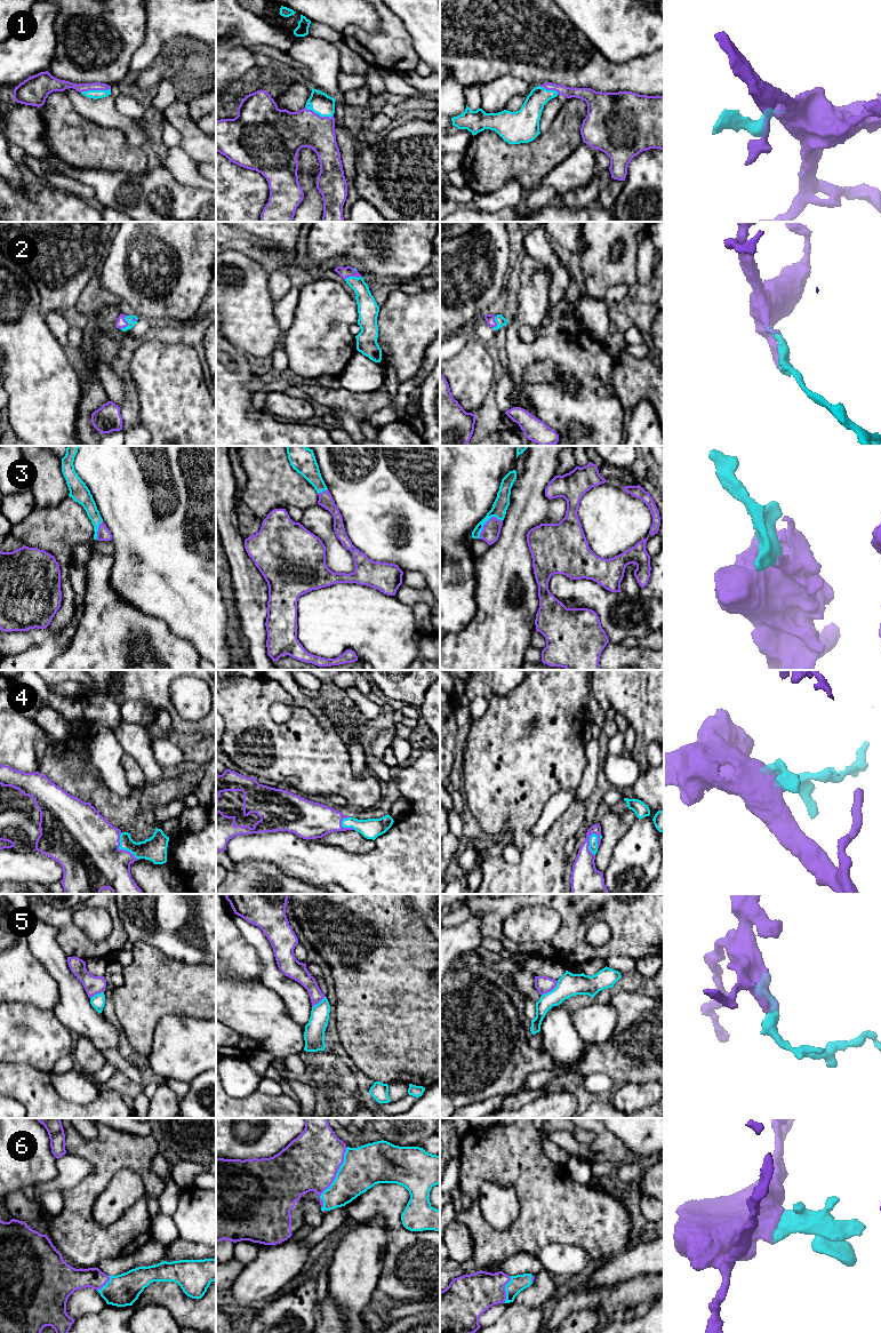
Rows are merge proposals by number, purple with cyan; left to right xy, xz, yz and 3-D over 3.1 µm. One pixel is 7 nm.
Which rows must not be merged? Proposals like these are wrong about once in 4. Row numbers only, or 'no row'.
5

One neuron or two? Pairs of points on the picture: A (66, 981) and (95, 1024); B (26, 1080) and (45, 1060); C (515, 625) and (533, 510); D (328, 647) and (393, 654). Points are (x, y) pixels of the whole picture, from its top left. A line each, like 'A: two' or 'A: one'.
A: one
B: two
C: one
D: one

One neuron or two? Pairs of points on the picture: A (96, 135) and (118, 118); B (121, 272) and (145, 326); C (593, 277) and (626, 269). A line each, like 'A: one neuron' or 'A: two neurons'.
A: two neurons
B: two neurons
C: one neuron

